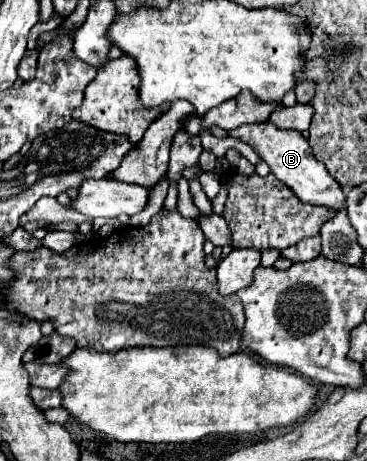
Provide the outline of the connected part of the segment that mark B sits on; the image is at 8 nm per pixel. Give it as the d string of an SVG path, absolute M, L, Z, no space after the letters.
M260 122L260 124L244 124L236 130L232 130L230 136L252 146L256 150L256 154L262 158L262 162L266 162L270 166L270 172L280 182L284 182L302 202L320 204L320 206L328 206L334 210L338 210L340 206L346 204L346 194L344 194L342 186L334 180L334 176L330 176L326 166L314 158L308 140L300 132L280 130L270 122Z

